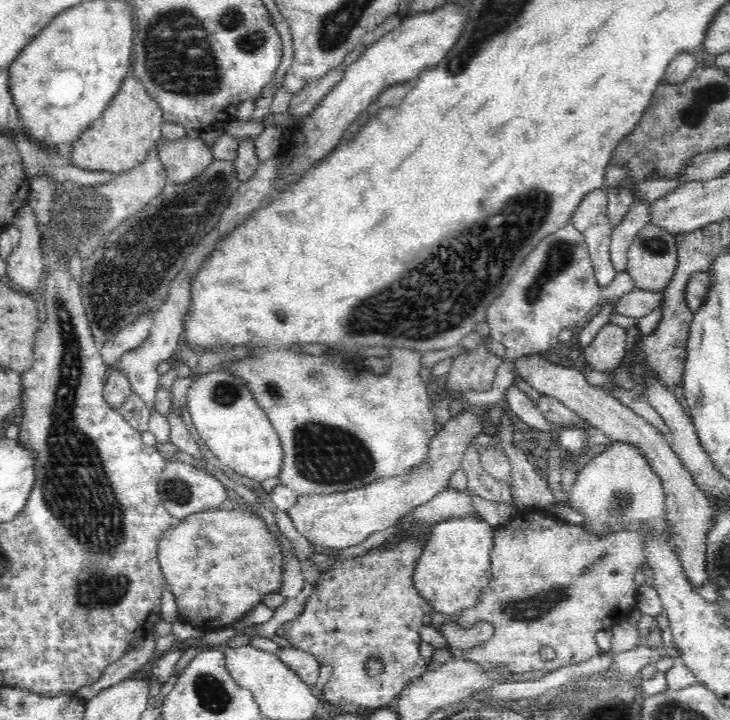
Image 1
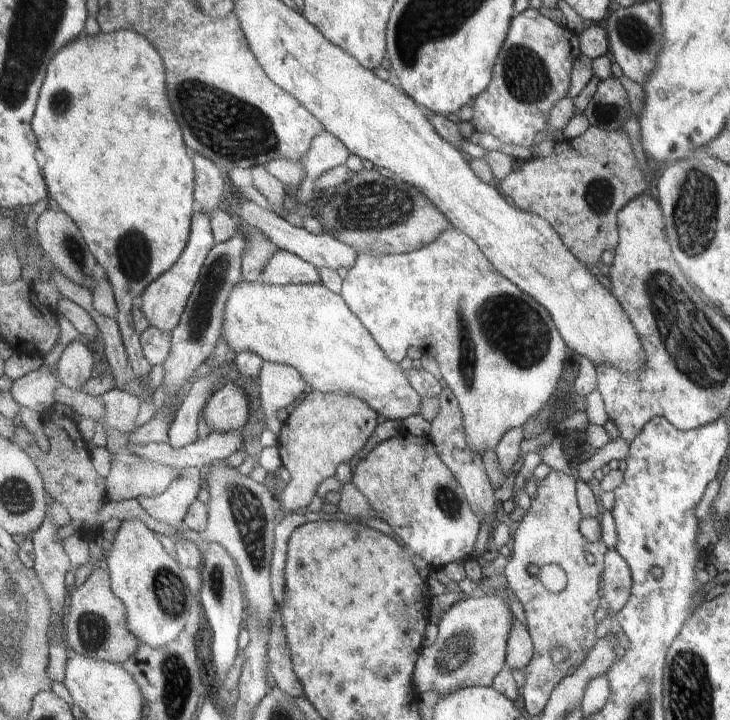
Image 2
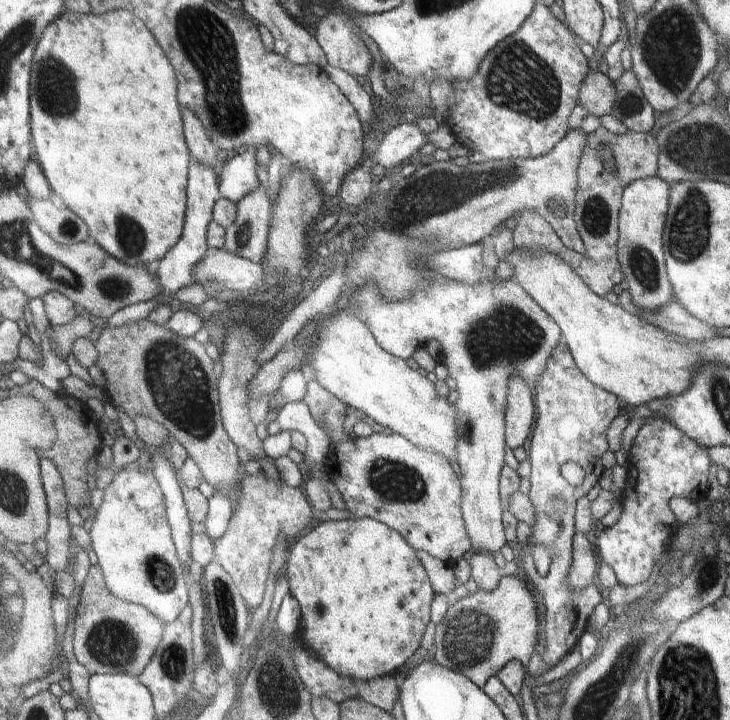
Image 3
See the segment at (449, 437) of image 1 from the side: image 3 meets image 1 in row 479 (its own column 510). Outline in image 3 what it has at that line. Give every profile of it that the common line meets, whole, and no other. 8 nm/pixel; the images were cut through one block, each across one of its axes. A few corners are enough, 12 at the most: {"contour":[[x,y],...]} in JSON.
{"contour":[[523,376],[509,380],[506,443],[525,446],[536,396]]}

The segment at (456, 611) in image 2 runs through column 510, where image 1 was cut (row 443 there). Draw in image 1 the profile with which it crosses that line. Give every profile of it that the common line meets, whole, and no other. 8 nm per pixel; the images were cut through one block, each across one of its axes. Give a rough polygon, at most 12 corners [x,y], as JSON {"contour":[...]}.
{"contour":[[613,440],[568,491],[594,533],[658,522],[660,475]]}

